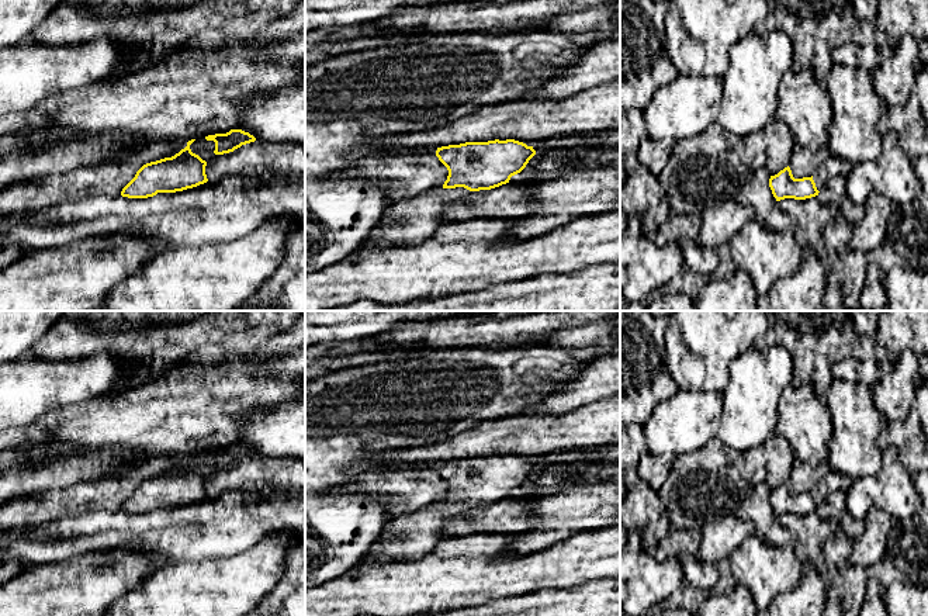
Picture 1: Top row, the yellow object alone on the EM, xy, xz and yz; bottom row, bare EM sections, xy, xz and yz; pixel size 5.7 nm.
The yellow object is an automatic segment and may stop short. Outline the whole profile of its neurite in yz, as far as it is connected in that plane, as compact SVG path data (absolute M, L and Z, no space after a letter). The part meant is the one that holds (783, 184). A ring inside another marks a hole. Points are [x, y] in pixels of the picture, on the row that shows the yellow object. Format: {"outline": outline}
{"outline": "M831 155L811 177L794 179L790 167L771 176L769 187L776 201L785 198L806 200L818 195L827 181L834 176L848 177L853 166Z"}

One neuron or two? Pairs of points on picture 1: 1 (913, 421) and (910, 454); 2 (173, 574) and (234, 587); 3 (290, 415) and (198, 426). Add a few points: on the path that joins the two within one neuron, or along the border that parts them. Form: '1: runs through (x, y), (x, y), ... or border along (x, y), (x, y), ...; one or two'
1: runs through (910, 429), (910, 446); one
2: runs through (189, 587), (218, 587); one
3: border along (273, 405), (252, 409), (245, 416), (234, 443); two

